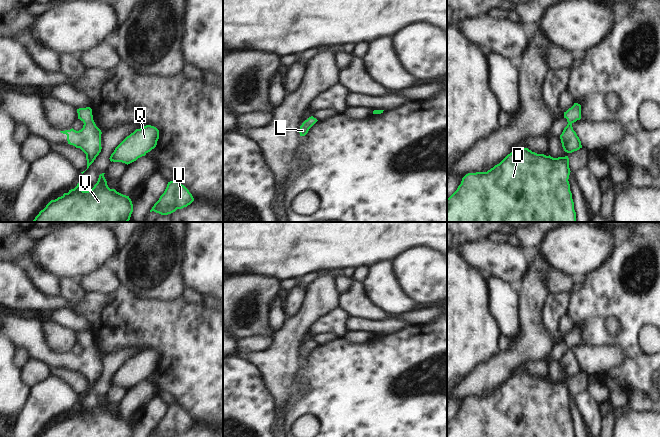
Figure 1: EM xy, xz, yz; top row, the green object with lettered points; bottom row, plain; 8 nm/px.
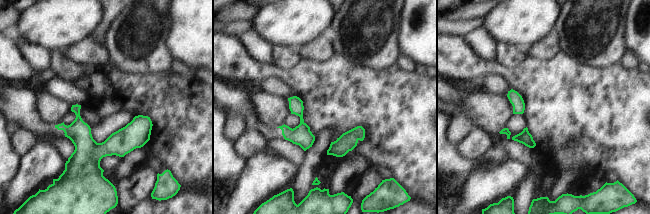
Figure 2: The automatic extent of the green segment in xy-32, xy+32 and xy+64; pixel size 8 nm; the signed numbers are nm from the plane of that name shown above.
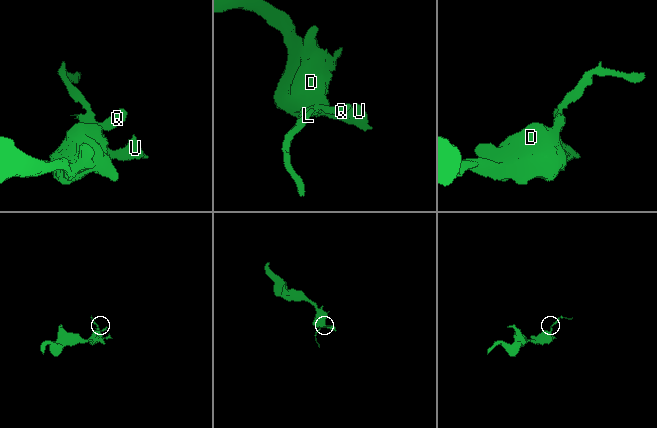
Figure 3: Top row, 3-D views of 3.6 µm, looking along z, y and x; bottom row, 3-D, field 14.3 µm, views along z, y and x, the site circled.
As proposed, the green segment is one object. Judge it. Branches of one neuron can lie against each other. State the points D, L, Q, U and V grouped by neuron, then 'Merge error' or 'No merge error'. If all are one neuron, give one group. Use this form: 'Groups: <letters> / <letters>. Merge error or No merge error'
Groups: D L Q U V. No merge error

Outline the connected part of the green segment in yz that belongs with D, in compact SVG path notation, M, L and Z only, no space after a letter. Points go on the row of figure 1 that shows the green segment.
M516 148L487 172L468 173L462 178L457 190L447 198L447 222L576 222L576 212L568 181L570 172L568 156L553 158L550 155L537 154L528 148Z

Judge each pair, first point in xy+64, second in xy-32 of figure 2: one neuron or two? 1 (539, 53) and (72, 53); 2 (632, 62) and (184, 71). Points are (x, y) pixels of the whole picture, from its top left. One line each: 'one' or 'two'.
1: one
2: one

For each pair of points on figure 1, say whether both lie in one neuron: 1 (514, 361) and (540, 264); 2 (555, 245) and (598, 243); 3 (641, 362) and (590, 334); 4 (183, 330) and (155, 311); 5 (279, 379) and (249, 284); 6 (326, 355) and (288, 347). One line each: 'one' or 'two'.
1: one
2: one
3: one
4: one
5: two
6: two

